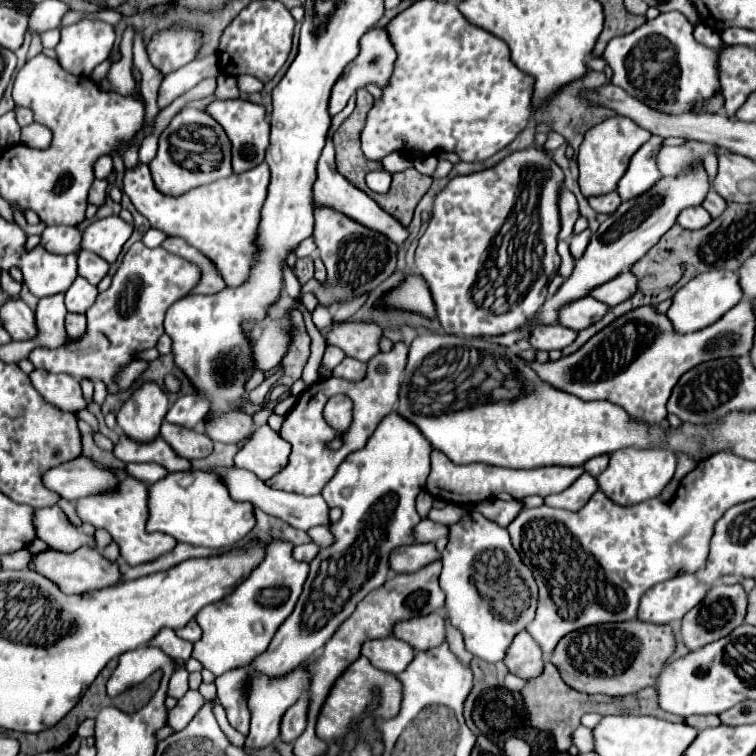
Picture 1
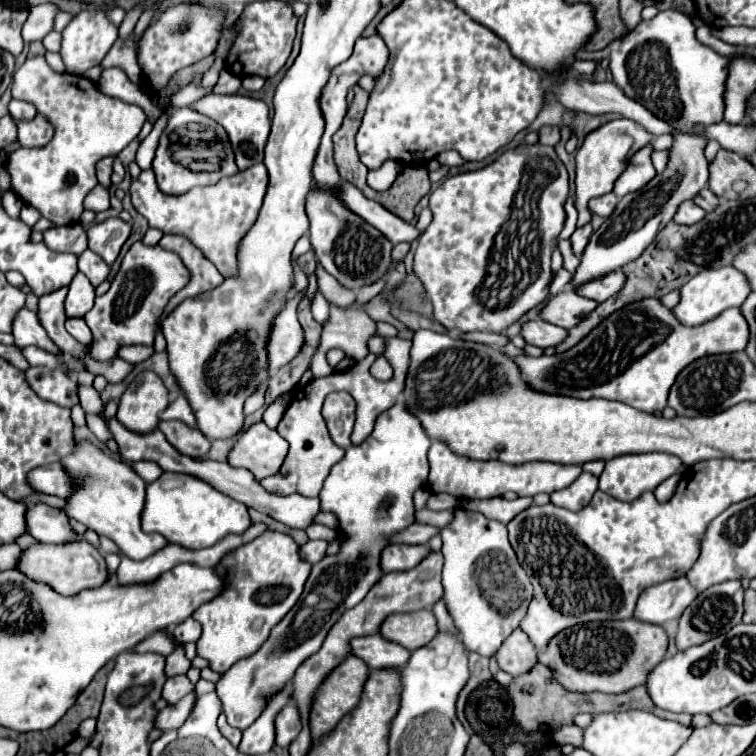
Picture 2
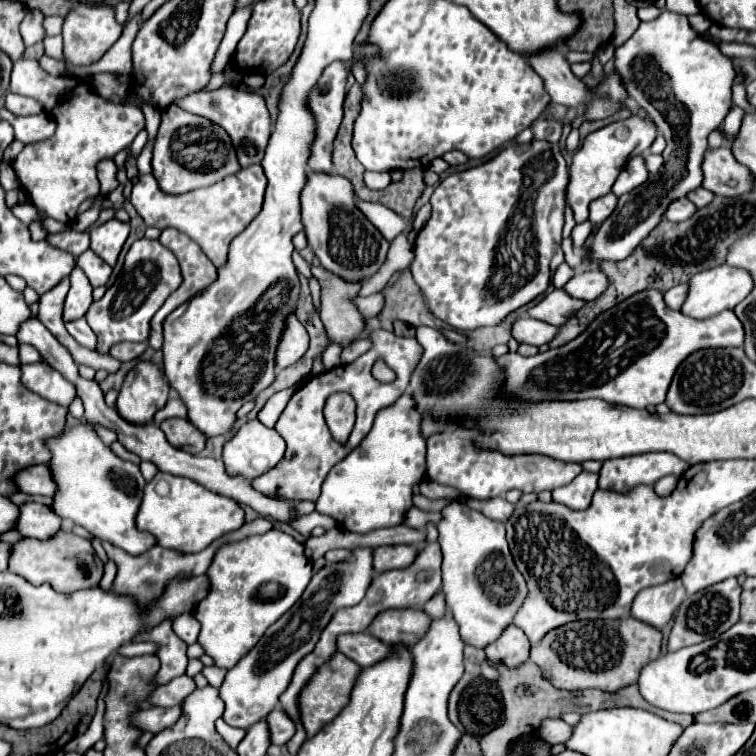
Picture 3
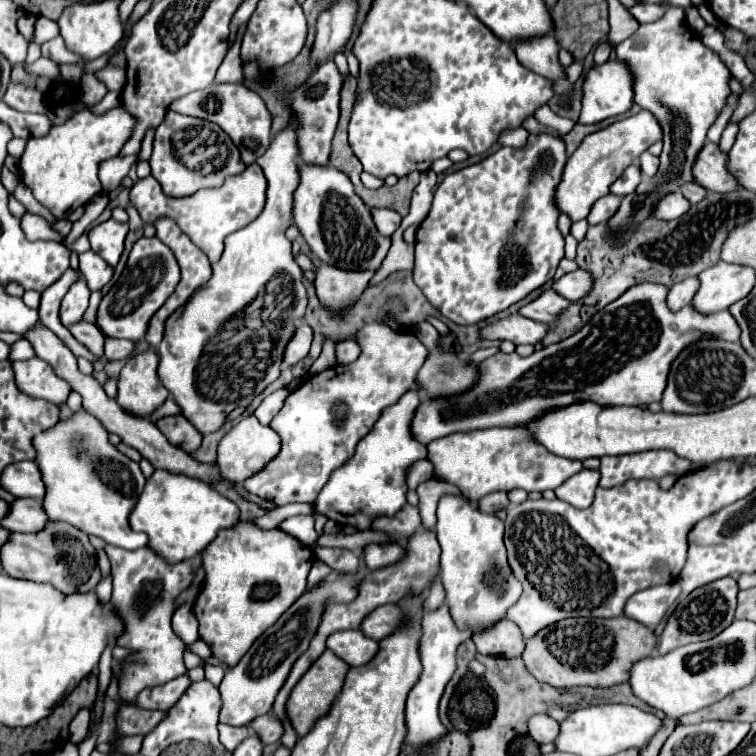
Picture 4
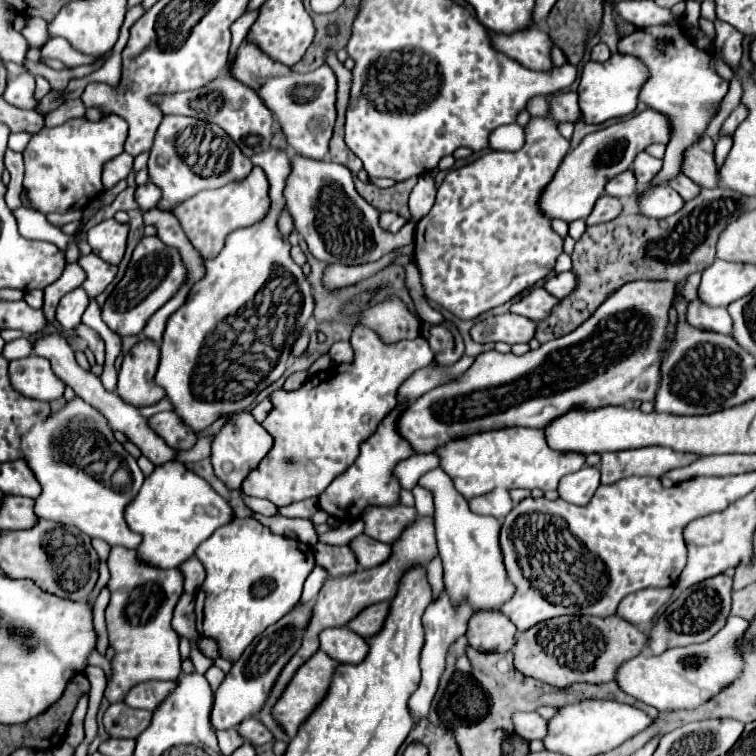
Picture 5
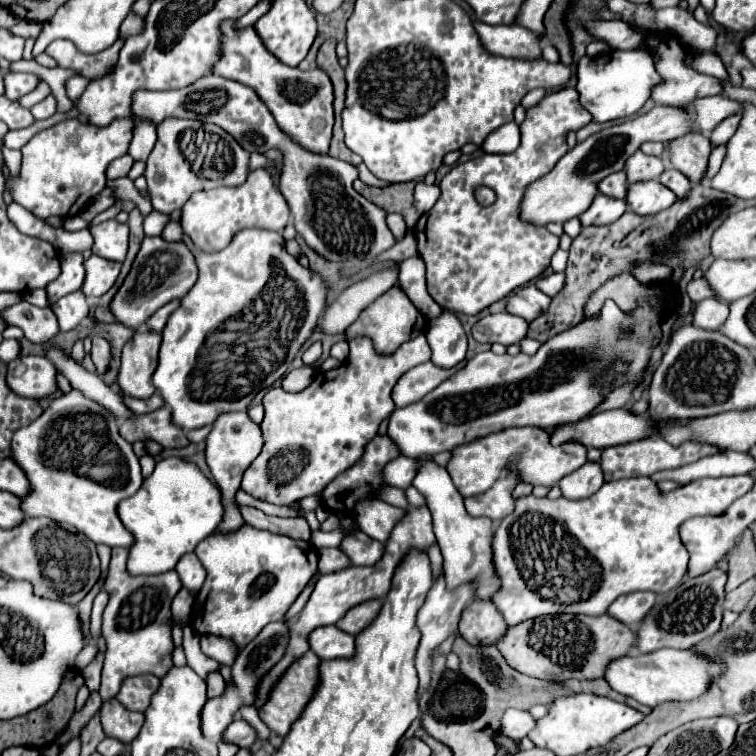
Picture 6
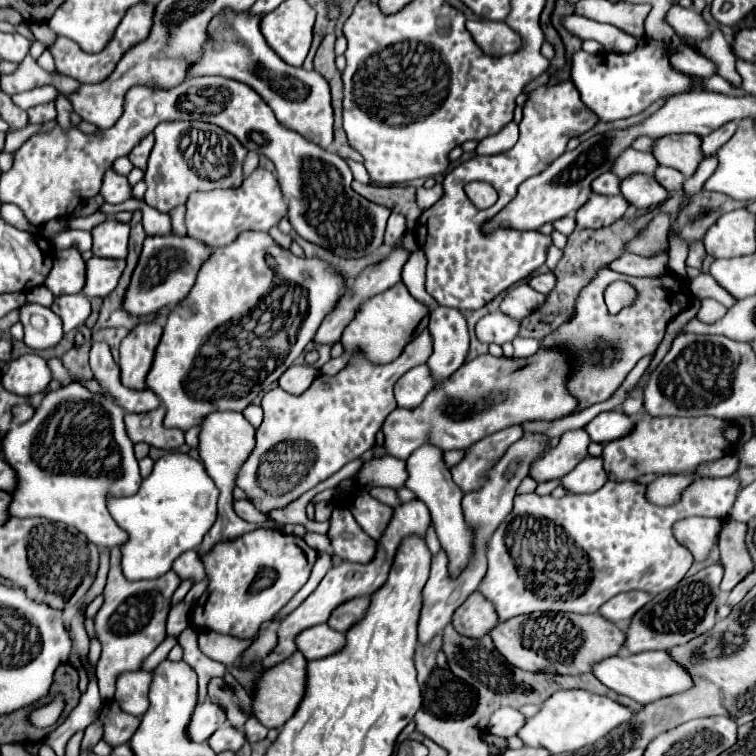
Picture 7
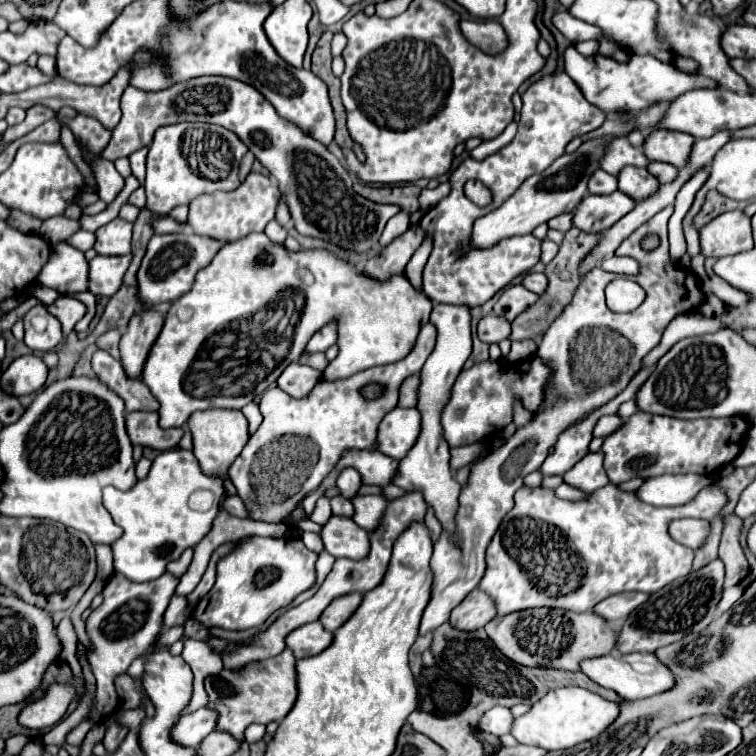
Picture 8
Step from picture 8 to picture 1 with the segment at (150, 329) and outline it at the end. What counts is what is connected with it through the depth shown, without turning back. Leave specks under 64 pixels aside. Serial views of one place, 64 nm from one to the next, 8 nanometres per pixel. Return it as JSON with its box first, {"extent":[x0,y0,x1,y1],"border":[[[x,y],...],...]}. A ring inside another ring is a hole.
{"extent":[118,382,168,442],"border":[[[154,382],[144,384],[118,410],[118,428],[130,440],[152,442],[160,434],[160,424],[168,412],[168,398]]]}

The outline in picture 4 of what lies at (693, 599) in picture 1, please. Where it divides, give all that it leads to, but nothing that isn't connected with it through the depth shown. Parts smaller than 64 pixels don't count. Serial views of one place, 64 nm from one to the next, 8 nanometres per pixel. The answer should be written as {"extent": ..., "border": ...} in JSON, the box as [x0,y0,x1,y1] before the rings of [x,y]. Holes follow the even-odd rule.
{"extent":[624,584,680,628],"border":[[[664,584],[664,586],[652,586],[646,590],[640,590],[630,596],[624,614],[628,618],[634,618],[642,622],[648,628],[656,628],[658,622],[662,622],[674,604],[674,600],[680,596],[680,584]]]}

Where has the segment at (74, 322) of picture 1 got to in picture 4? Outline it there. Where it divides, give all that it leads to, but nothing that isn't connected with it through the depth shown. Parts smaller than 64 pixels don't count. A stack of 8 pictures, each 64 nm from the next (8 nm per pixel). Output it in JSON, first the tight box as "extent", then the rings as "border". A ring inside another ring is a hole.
{"extent":[68,320,104,356],"border":[[[80,320],[80,322],[72,324],[72,326],[68,326],[68,330],[92,354],[96,354],[96,356],[104,354],[104,336],[102,336],[102,332],[98,332],[98,328],[94,324],[90,324],[86,320]]]}

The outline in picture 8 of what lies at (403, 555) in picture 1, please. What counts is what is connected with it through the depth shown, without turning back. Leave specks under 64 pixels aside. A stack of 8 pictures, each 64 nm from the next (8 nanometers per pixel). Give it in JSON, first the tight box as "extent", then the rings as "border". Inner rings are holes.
{"extent":[320,516,370,560],"border":[[[330,516],[320,536],[324,540],[324,550],[334,558],[364,560],[364,556],[368,556],[370,536],[350,516]]]}

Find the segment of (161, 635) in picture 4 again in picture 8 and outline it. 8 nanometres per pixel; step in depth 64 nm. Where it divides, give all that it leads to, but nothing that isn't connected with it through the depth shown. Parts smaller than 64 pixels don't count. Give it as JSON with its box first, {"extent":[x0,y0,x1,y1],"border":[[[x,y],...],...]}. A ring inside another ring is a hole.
{"extent":[66,572,178,746],"border":[[[118,572],[110,574],[110,578],[106,580],[106,586],[102,590],[104,602],[90,614],[90,618],[86,622],[86,630],[94,642],[94,650],[88,650],[88,660],[90,660],[94,676],[96,676],[96,704],[90,712],[90,718],[86,722],[82,722],[80,726],[76,726],[66,736],[68,744],[80,746],[86,732],[92,728],[92,724],[110,716],[116,710],[114,678],[122,672],[128,672],[130,664],[136,658],[144,656],[152,648],[156,638],[160,636],[162,616],[168,608],[168,602],[174,594],[176,584],[178,584],[178,578],[170,572],[162,574],[162,578],[158,578],[158,580],[142,582],[142,584],[130,582],[124,576],[120,576]]]}

